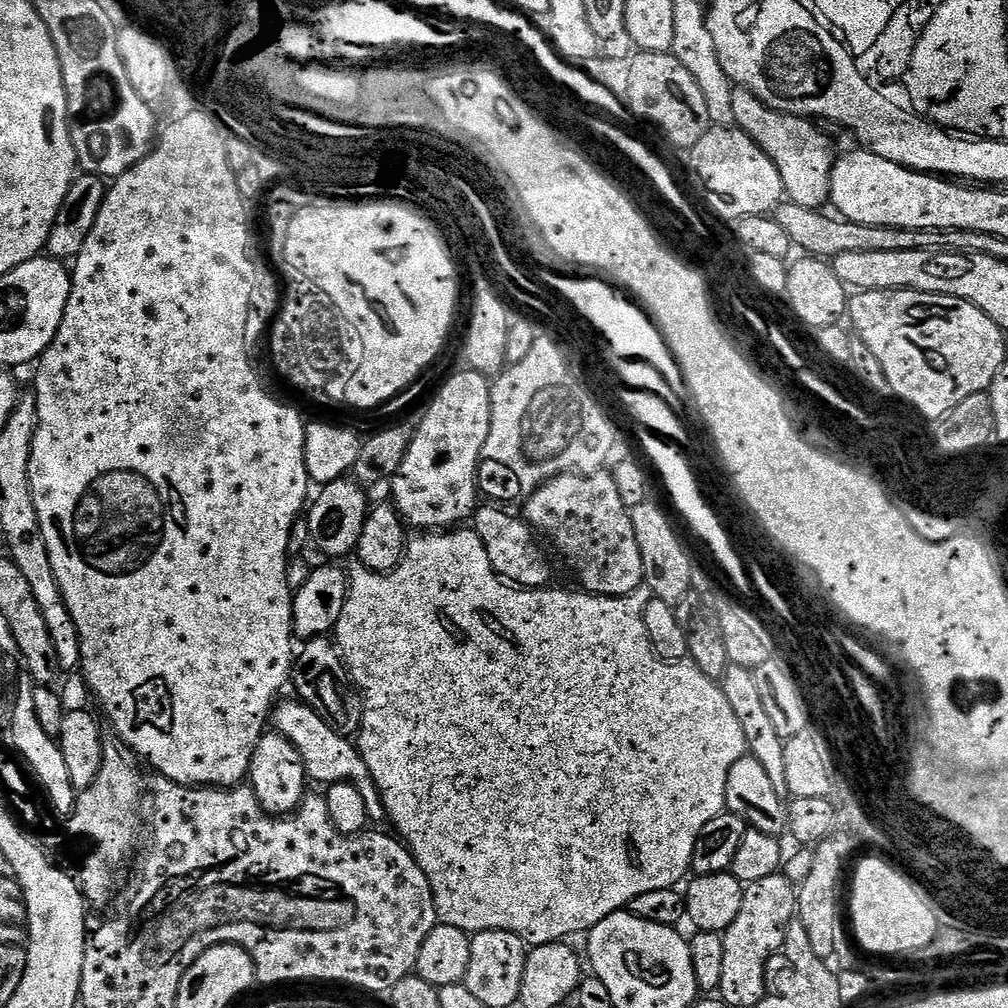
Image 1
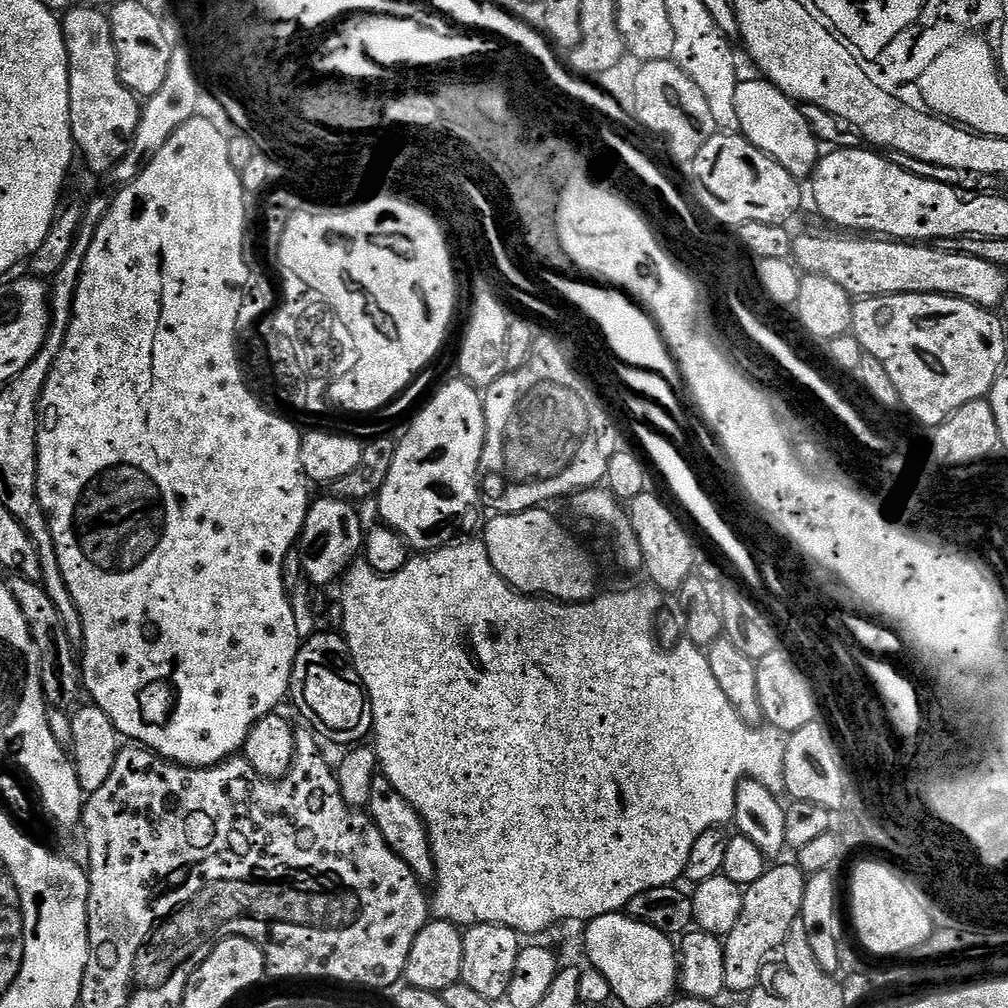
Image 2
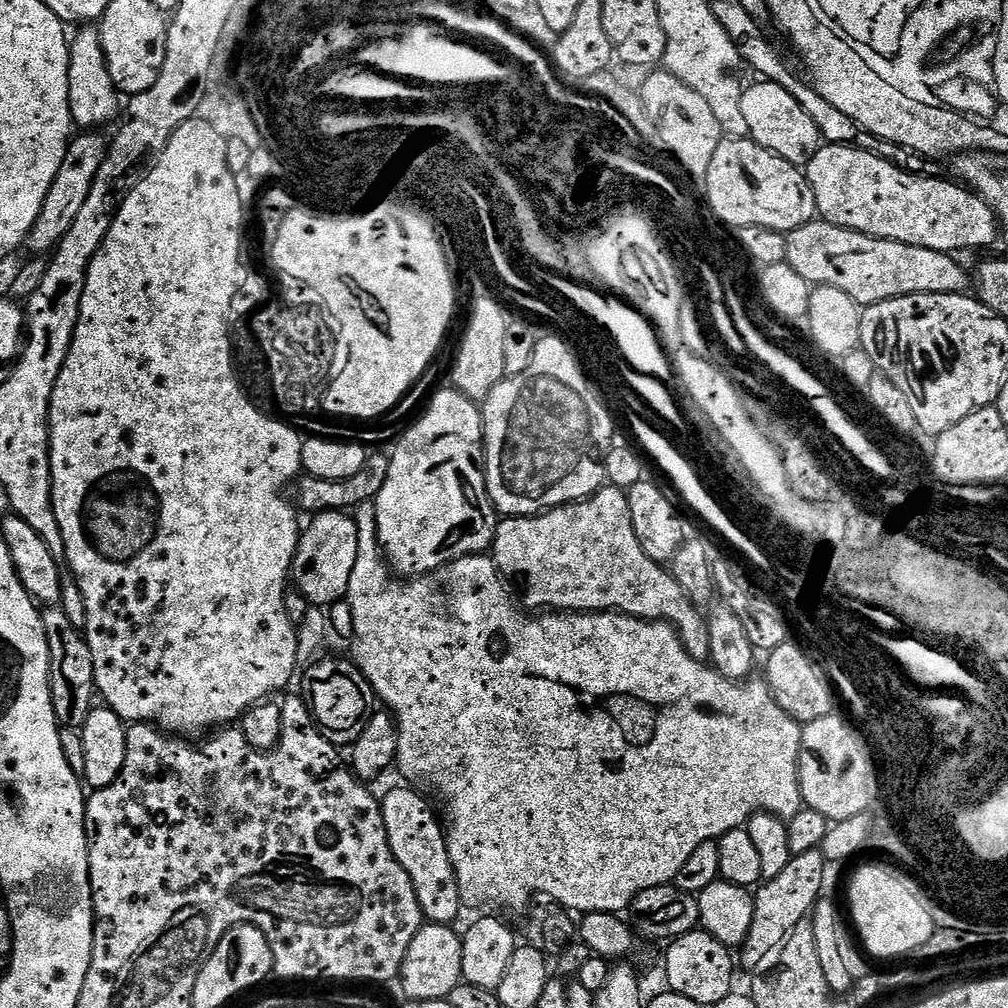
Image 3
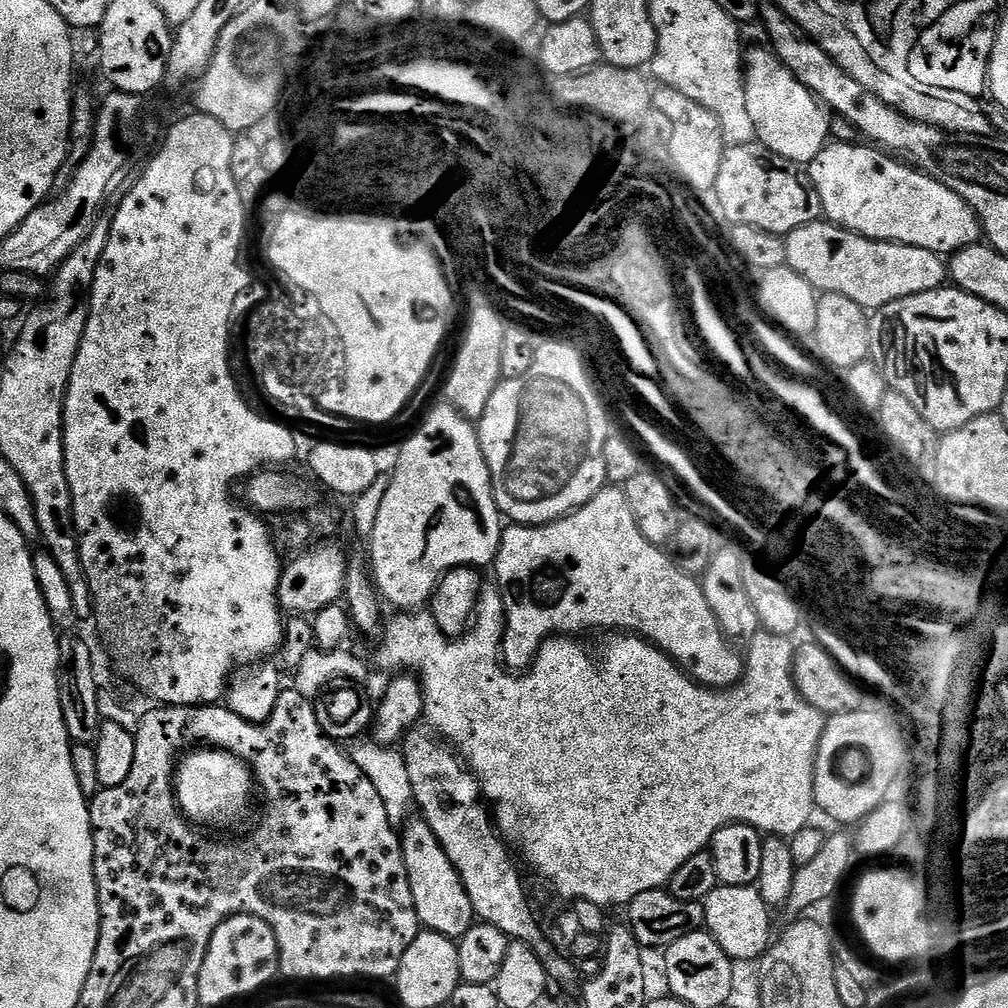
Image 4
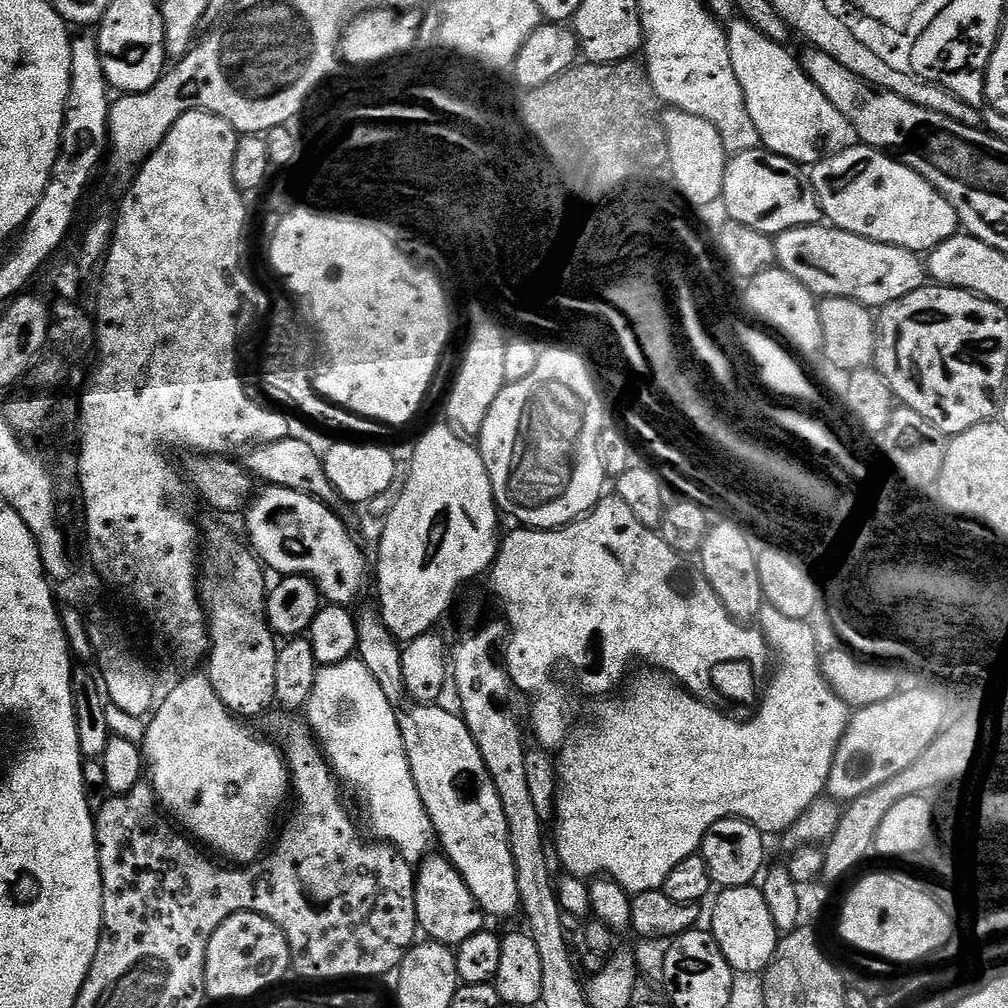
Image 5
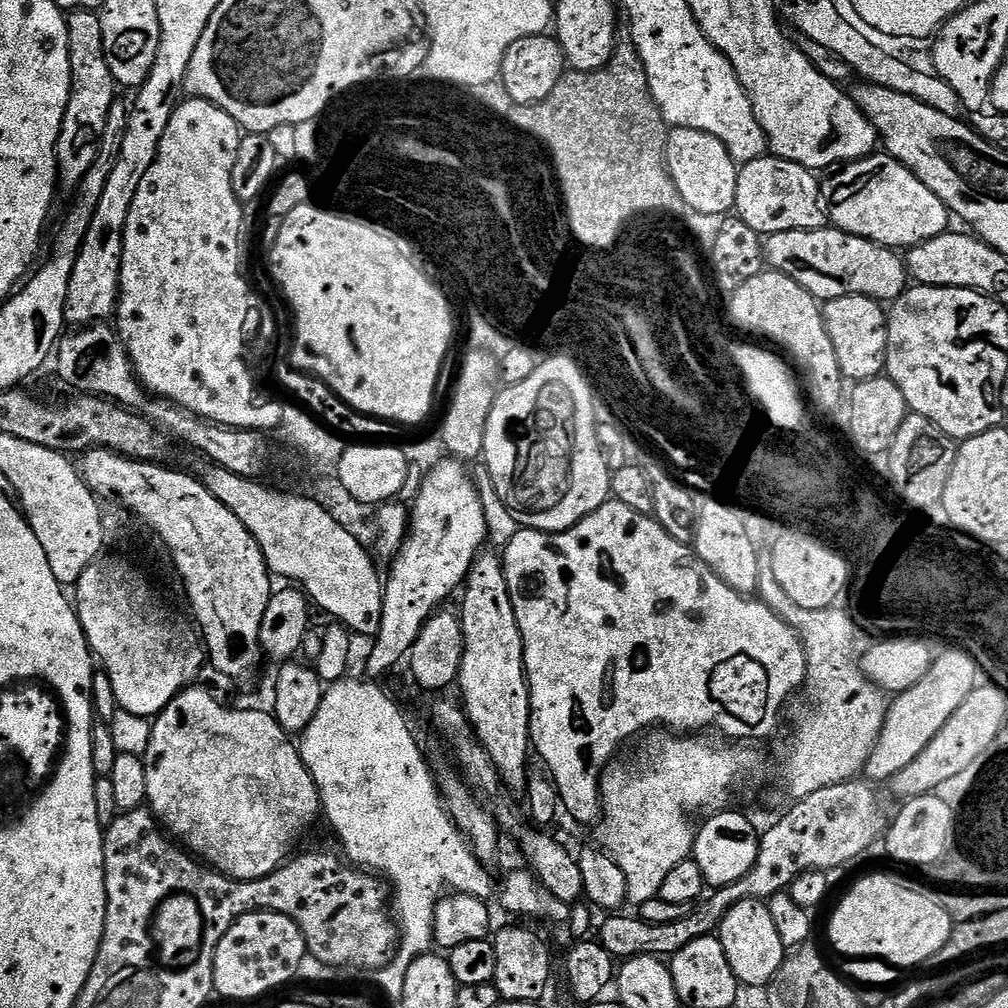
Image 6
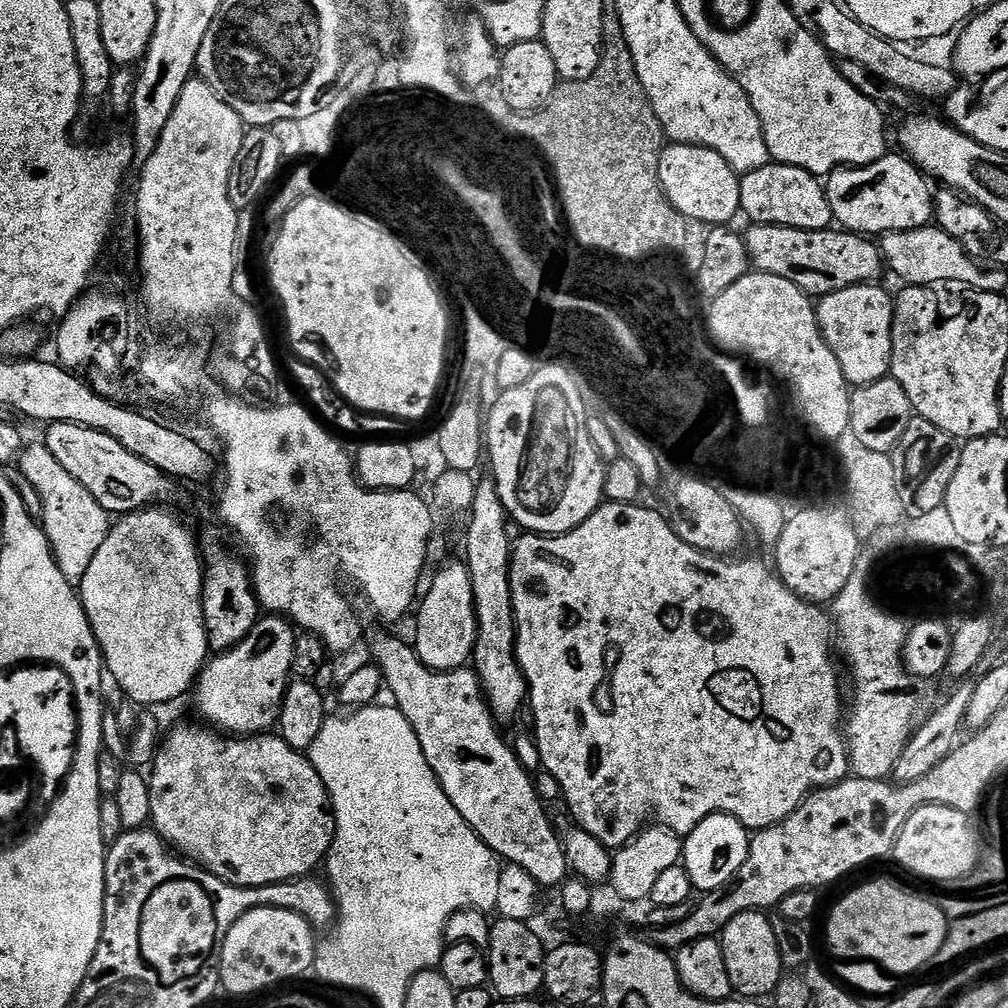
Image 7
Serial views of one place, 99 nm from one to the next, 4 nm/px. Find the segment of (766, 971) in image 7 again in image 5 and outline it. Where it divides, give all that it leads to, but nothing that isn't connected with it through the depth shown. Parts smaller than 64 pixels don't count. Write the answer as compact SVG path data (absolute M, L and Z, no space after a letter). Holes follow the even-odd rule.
M747 884L737 888L726 888L719 893L721 896L712 904L712 937L718 942L726 962L730 962L733 973L760 974L768 967L772 955L776 953L778 933L774 926L774 918L770 914L770 906L766 906L766 898L759 887Z

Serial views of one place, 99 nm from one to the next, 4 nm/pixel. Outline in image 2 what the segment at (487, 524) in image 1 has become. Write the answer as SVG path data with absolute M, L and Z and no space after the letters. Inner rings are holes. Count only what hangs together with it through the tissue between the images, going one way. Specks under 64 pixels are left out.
M541 506L525 512L493 515L493 520L483 525L482 542L490 554L494 570L498 570L500 577L516 591L537 598L551 598L565 604L582 604L585 600L591 600L598 592L596 568L592 565L592 556L547 512L548 510L547 507Z

